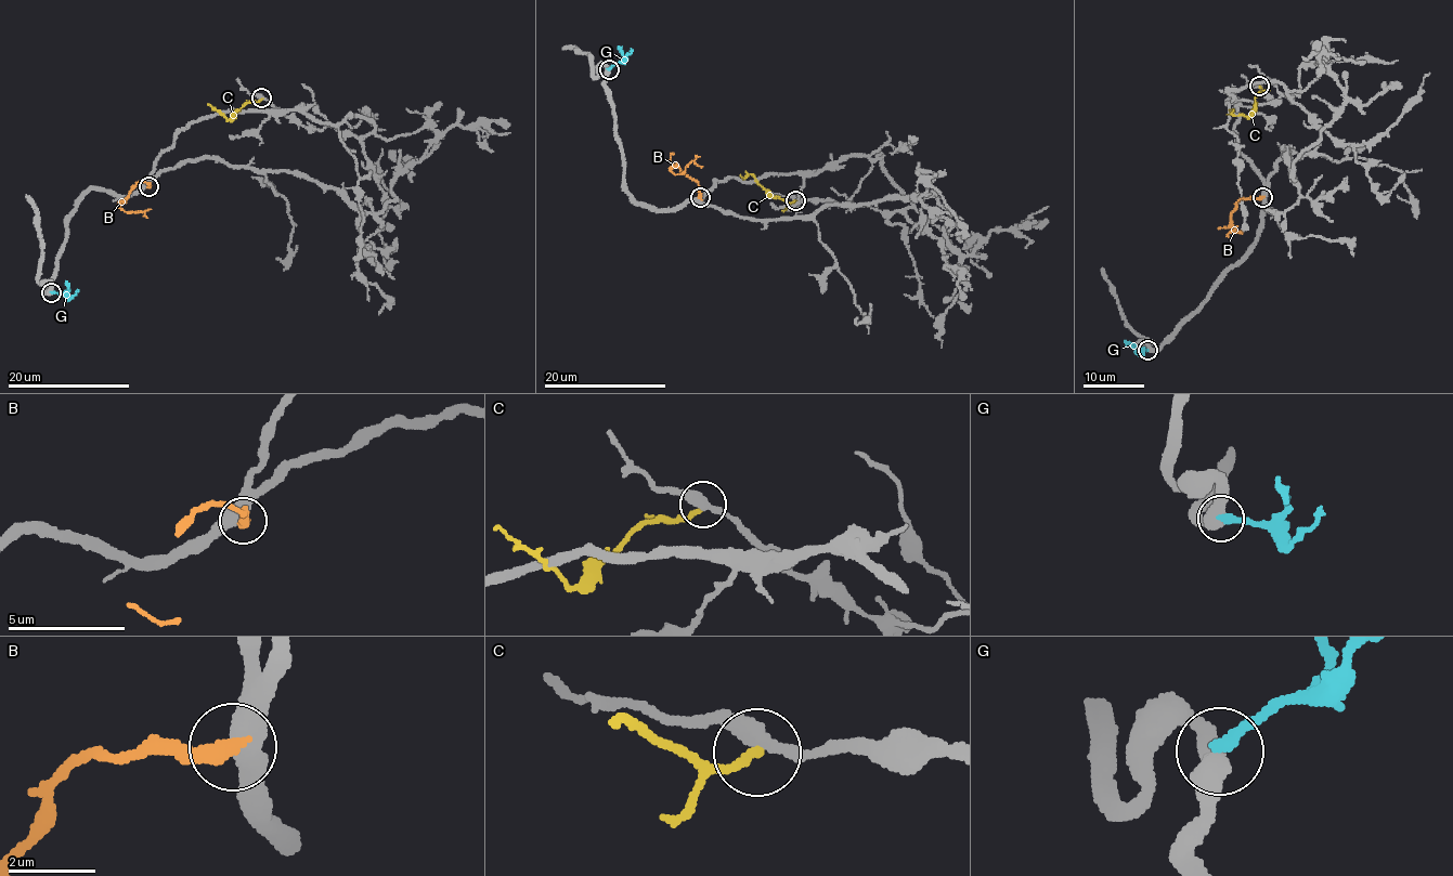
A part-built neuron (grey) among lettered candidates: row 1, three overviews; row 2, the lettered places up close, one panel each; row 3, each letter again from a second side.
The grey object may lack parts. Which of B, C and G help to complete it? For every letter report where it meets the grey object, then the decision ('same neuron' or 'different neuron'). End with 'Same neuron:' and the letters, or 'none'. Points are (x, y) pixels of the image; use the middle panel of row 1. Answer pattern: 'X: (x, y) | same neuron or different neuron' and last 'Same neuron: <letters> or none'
B: (700, 197) | different neuron
C: (795, 200) | different neuron
G: (609, 69) | different neuron
Same neuron: none

